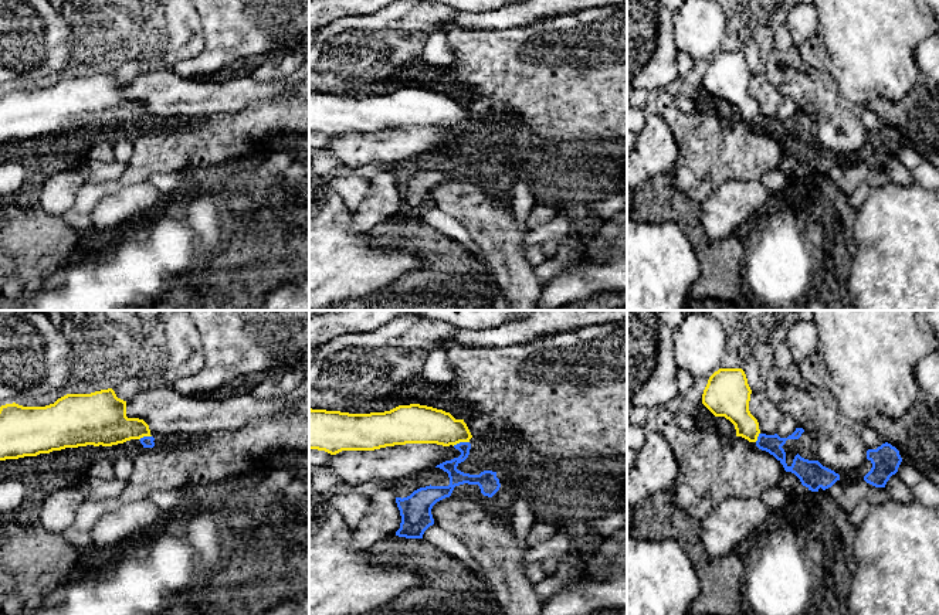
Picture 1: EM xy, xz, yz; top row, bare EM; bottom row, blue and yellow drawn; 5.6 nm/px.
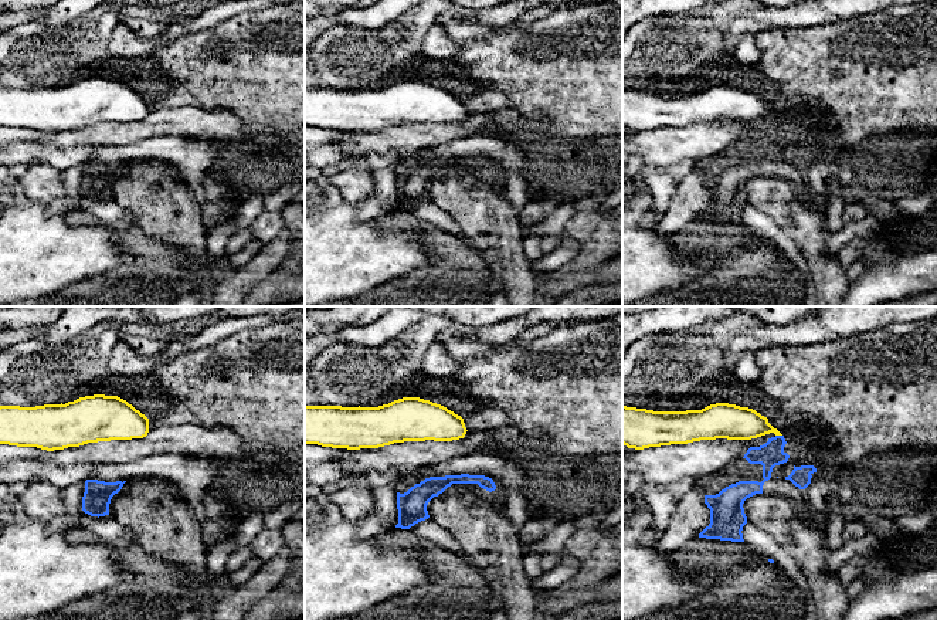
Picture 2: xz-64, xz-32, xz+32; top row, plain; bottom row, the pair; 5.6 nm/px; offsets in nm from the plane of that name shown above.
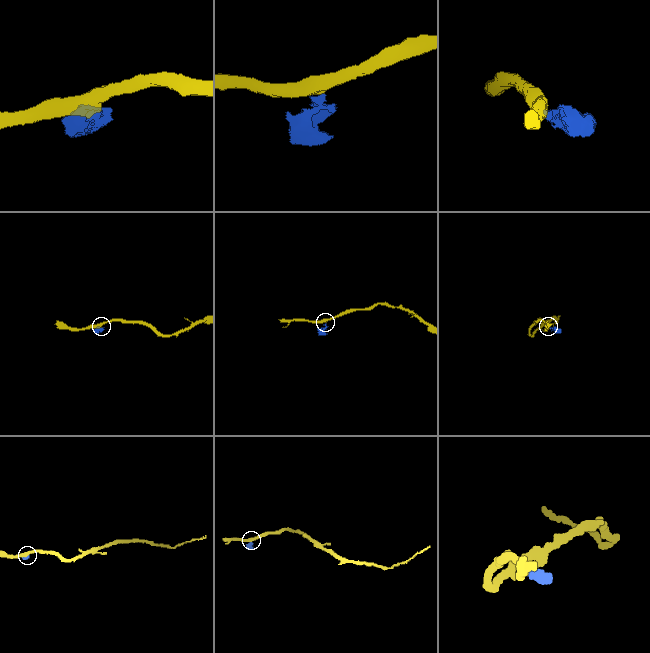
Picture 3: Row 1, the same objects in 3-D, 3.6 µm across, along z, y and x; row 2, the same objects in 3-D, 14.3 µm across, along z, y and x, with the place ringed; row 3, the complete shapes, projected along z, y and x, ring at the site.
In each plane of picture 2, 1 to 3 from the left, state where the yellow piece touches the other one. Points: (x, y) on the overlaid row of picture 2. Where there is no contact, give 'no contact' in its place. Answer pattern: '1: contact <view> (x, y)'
1: no contact
2: no contact
3: contact xz+32 (778, 436)

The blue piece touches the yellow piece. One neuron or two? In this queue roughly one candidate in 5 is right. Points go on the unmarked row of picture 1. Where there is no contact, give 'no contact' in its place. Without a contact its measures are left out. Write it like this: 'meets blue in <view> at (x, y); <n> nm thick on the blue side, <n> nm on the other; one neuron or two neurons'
meets blue in xz at (460, 125); 90 nm thick on the blue side, 220 nm on the other; two neurons

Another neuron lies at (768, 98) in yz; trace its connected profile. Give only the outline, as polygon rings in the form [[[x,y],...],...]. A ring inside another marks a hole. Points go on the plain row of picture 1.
[[[763,71],[752,74],[749,94],[757,102],[760,116],[774,118],[777,115],[782,95],[770,84]]]

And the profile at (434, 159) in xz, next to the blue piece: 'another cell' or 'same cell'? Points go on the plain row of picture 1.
same cell

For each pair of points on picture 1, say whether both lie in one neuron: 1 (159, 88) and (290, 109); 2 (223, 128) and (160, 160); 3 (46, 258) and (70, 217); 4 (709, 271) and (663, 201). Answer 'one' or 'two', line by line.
1: two
2: one
3: two
4: one

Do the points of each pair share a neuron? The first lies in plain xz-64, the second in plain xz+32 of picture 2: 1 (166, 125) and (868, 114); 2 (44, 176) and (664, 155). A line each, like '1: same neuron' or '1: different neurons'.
1: different neurons
2: different neurons

